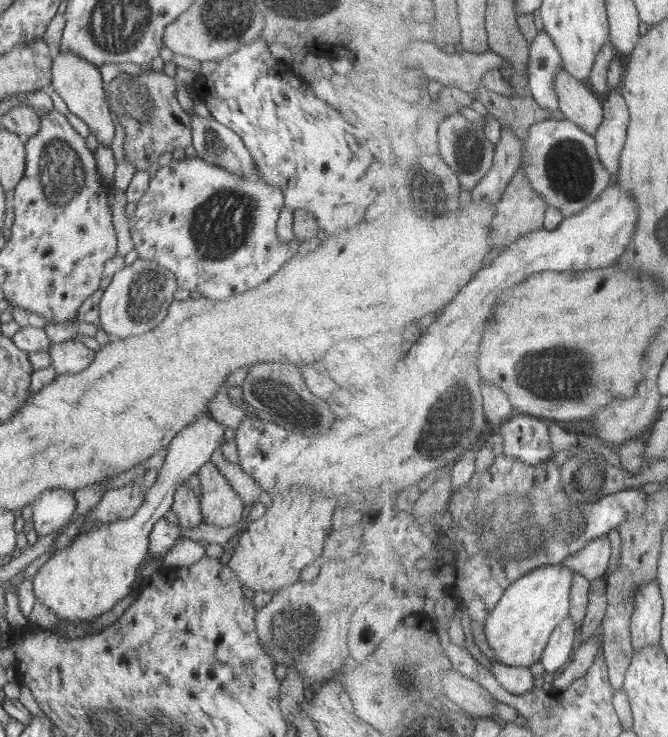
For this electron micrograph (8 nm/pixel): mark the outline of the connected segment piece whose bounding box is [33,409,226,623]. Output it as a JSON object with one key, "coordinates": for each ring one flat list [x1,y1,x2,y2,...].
{"coordinates":[[205,409,204,412,196,414,196,420,183,428,169,442,165,461,159,469,153,486,146,490,143,505,129,519,107,523,105,528,100,525,96,529,90,529,88,534,80,533,78,537,74,538,70,546,66,546,52,555,34,576,33,591,36,600,43,602,49,611,54,612,60,622,67,623,74,620,80,620,80,622,93,620,103,612,109,611,119,600,128,595,132,591,131,586,136,580,140,562,148,554,150,533,152,533,156,521,171,510,176,487,182,481,188,480,191,474,197,473,198,469,210,460,214,449,222,444,225,428,226,426,222,422,212,416,210,410]]}

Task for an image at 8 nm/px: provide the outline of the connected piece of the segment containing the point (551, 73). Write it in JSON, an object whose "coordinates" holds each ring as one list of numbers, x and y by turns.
{"coordinates":[[545,29,532,44,529,65,531,92,538,102,553,111,561,110,561,98,556,88,556,78,566,69,564,55,556,40]]}

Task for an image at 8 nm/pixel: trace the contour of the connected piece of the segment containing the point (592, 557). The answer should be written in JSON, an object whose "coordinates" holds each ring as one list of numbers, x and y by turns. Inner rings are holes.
{"coordinates":[[608,535,592,541,584,550,568,557,564,564,594,580,609,574,612,558,614,543,612,537]]}

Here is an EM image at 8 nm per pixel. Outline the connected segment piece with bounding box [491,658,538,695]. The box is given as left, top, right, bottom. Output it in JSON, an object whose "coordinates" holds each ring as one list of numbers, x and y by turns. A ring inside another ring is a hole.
{"coordinates":[[498,658,492,663,492,671,498,675,498,680,514,694,523,695,536,688,536,673,532,667,512,666]]}

